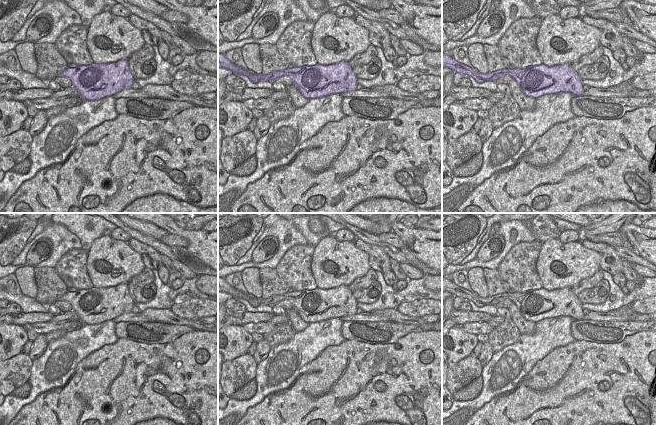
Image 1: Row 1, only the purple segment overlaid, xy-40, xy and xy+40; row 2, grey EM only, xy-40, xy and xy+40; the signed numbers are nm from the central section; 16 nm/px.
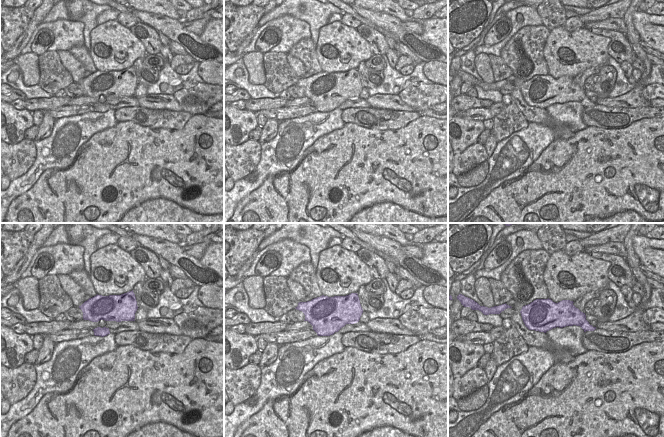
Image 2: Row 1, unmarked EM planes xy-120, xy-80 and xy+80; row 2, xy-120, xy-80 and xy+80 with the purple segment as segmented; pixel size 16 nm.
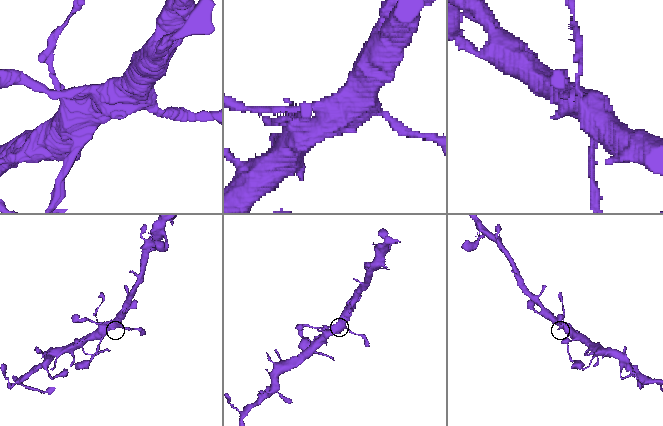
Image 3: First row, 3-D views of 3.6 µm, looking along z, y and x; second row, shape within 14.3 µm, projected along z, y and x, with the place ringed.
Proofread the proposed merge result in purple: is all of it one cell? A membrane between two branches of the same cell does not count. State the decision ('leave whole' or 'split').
leave whole

